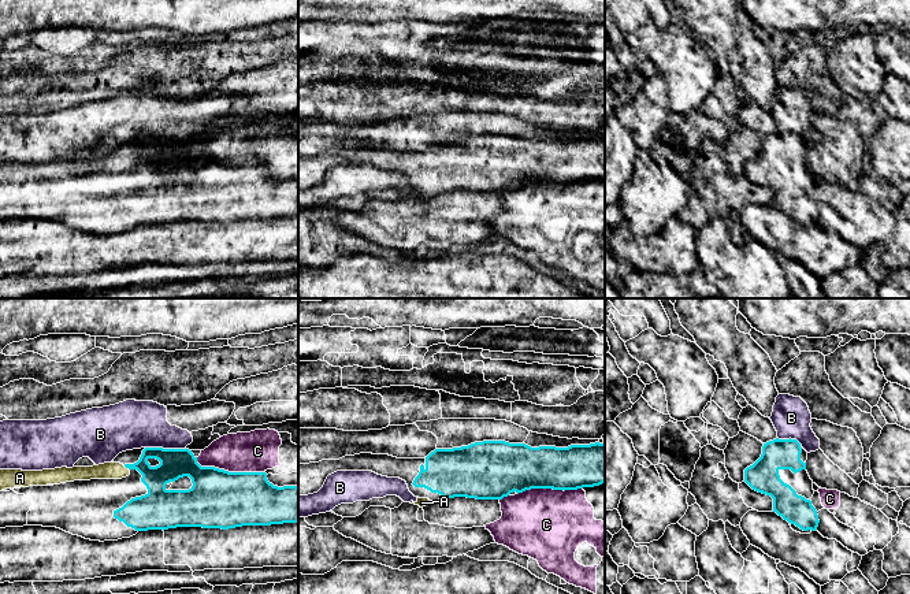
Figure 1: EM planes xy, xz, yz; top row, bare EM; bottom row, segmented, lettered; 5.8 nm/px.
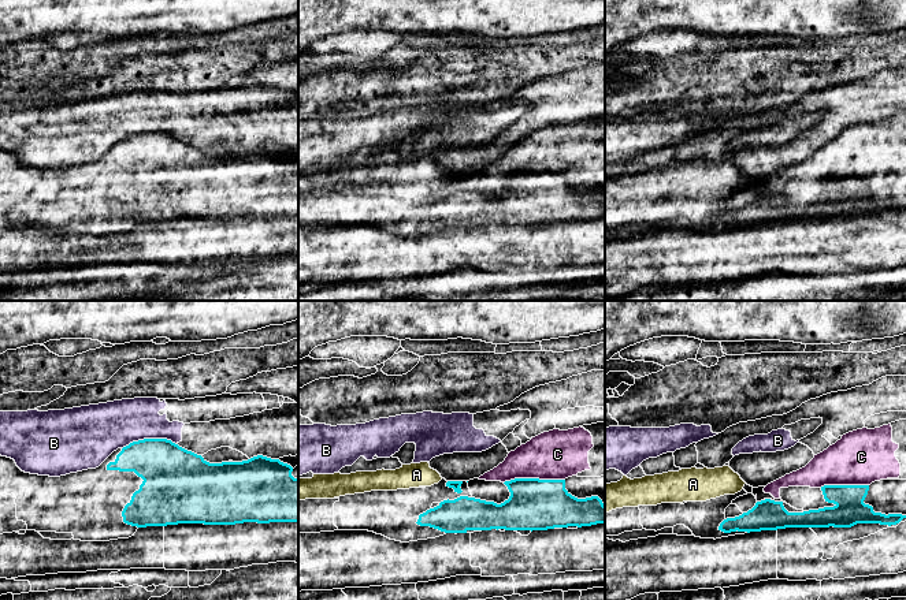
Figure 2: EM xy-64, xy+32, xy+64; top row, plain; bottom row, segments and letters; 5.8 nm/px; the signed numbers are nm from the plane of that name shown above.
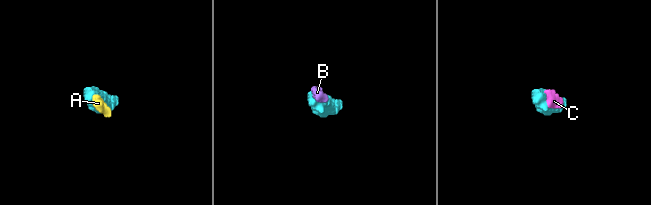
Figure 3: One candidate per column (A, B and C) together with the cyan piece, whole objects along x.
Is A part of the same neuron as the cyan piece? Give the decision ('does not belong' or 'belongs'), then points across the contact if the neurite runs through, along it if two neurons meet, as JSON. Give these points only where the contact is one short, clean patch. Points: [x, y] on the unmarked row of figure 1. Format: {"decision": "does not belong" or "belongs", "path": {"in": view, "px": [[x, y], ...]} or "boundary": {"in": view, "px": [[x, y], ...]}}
{"decision": "belongs", "path": {"in": "xy", "px": [[155, 171], [142, 160], [126, 160], [111, 163]]}}

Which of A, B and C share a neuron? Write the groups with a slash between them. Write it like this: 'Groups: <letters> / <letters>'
Groups: A / B / C

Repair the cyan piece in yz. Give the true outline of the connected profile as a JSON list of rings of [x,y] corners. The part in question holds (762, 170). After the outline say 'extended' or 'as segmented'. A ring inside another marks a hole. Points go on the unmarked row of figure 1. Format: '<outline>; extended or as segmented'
[[[773,133],[762,140],[761,151],[744,163],[744,175],[755,185],[773,192],[773,205],[803,224],[816,224],[818,208],[810,193],[780,172],[780,163],[794,167],[806,163],[801,153],[802,141],[796,133]]]; as segmented

